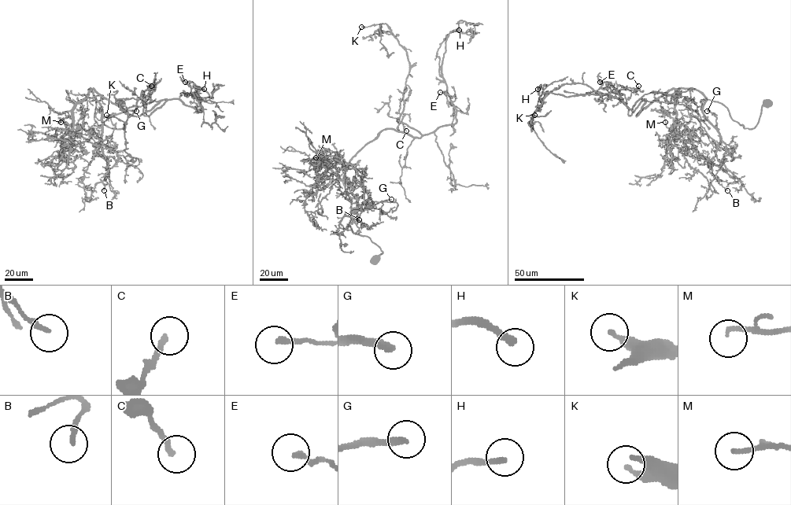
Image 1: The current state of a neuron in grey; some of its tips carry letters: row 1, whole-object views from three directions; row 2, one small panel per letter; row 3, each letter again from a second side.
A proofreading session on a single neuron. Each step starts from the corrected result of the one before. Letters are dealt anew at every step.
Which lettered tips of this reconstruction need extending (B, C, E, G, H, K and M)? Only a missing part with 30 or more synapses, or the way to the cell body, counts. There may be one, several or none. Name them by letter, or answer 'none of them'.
G, H

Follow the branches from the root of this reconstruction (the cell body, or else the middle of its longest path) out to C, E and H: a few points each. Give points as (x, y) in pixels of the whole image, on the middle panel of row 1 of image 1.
C: (376, 259), (381, 248), (349, 224), (345, 171), (382, 130), (421, 137), (397, 118), (406, 130)
E: (376, 259), (381, 248), (349, 224), (346, 167), (385, 129), (419, 138), (453, 124), (464, 112), (440, 92)
H: (376, 259), (381, 248), (349, 224), (346, 167), (385, 129), (419, 138), (456, 122), (441, 64), (459, 30)

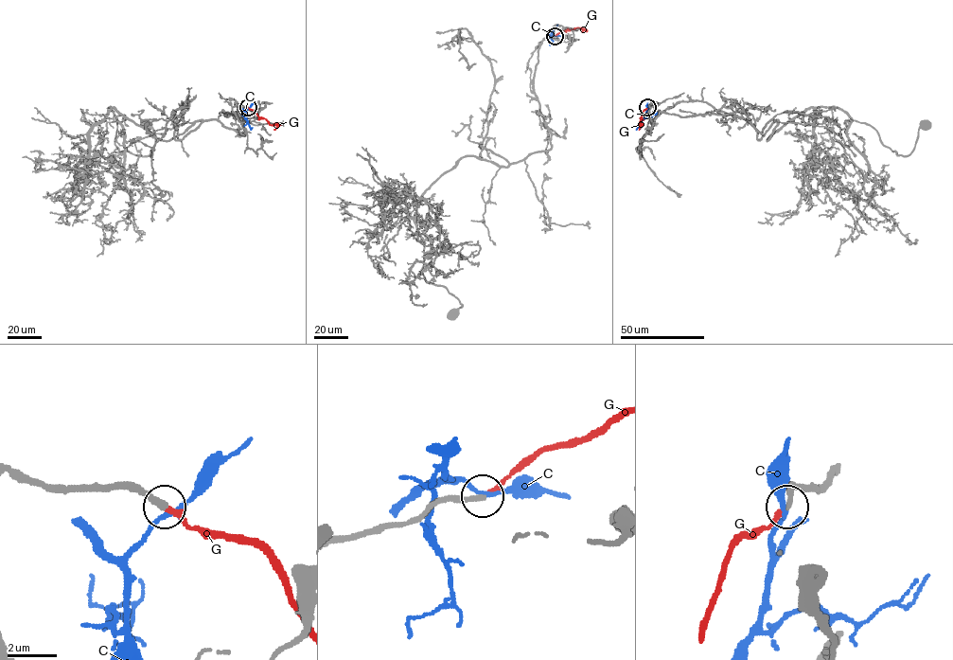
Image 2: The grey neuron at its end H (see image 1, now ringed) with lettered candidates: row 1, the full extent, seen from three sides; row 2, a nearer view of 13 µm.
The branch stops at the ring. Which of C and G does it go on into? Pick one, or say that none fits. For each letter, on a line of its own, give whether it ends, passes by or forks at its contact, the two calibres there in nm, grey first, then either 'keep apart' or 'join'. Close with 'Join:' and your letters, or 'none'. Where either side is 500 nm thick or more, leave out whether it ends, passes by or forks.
C: it passes by; calibres 220 and 160 nm; keep apart
G: it ends; calibres 220 and 180 nm; join
Join: G

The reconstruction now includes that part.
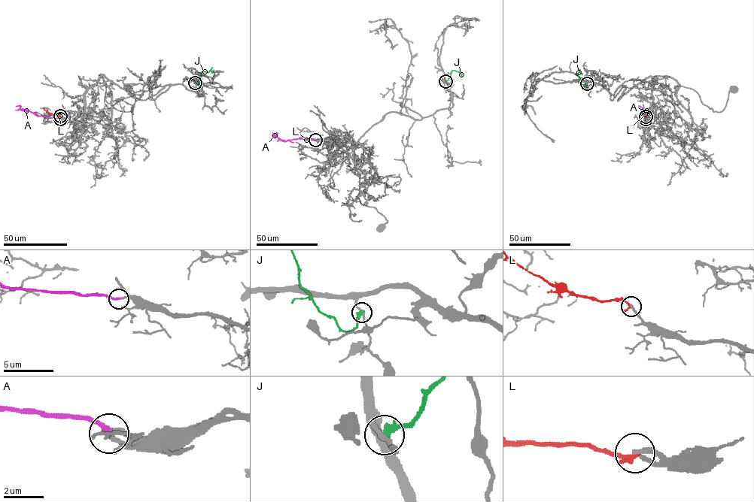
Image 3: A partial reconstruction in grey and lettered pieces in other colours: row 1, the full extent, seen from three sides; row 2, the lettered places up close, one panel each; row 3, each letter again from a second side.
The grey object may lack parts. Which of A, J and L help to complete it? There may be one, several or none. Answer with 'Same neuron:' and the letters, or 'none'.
Same neuron: A

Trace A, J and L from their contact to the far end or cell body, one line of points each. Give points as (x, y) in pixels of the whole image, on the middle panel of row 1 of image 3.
A: (315, 140), (298, 138), (283, 141), (272, 132)
J: (445, 81), (452, 70), (462, 76)
L: (315, 140), (299, 137)

